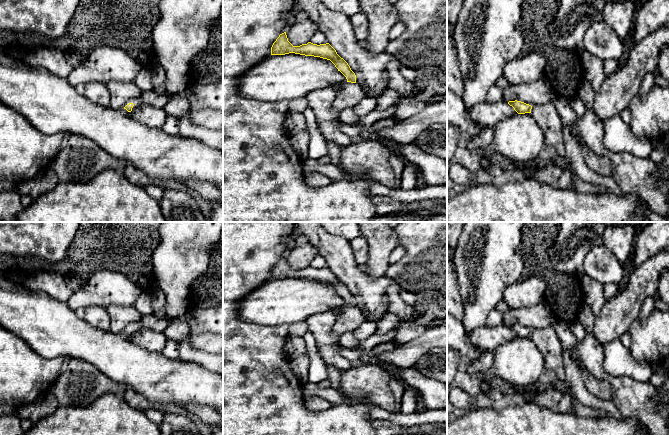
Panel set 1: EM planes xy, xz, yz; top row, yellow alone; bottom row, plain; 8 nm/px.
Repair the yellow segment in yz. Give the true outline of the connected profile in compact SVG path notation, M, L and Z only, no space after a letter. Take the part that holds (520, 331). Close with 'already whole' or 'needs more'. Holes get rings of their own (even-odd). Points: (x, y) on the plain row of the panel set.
M509 325L508 328L514 332L518 338L531 337L532 330L521 325Z; already whole

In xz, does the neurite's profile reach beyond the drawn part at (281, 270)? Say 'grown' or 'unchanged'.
unchanged

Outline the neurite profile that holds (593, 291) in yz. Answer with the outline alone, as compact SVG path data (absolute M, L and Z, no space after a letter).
M586 274L582 276L581 281L584 290L584 301L596 317L601 313L601 309L606 301L604 297L604 285L591 279Z

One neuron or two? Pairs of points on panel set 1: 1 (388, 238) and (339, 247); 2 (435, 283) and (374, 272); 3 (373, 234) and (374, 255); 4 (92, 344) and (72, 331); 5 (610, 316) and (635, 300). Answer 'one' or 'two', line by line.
1: two
2: two
3: one
4: one
5: one

